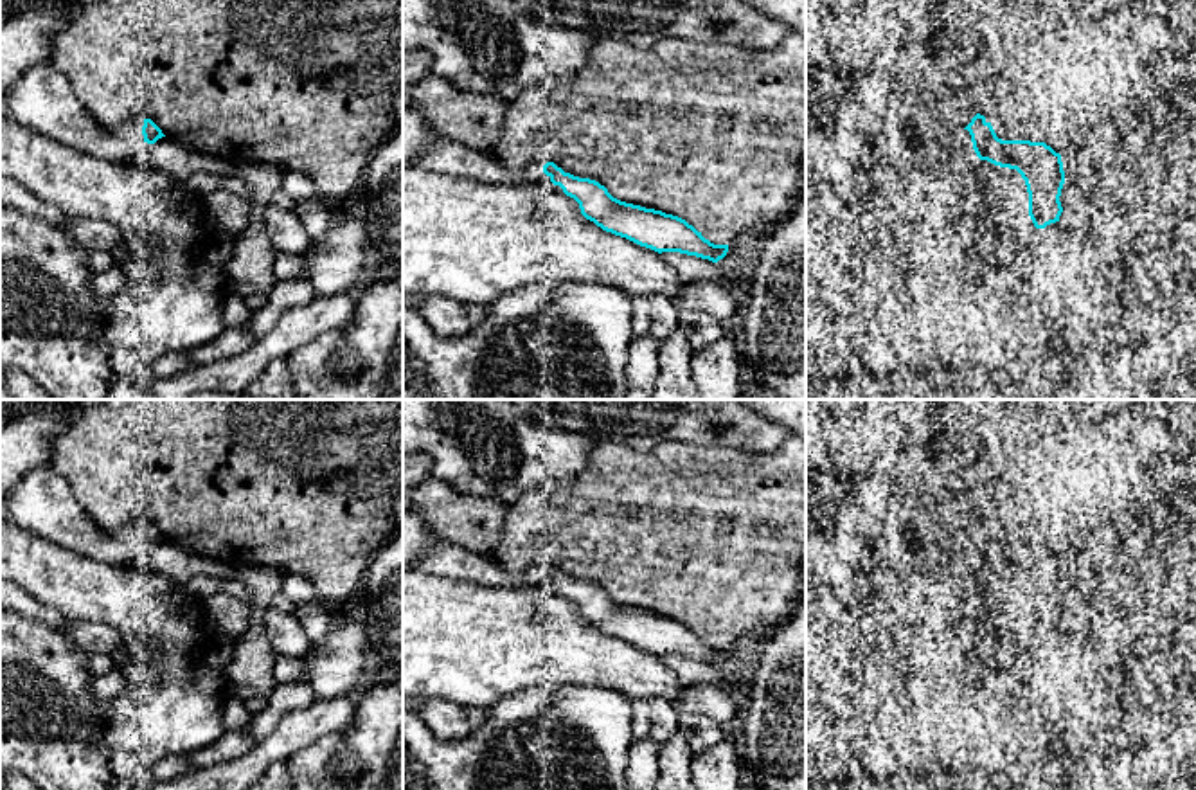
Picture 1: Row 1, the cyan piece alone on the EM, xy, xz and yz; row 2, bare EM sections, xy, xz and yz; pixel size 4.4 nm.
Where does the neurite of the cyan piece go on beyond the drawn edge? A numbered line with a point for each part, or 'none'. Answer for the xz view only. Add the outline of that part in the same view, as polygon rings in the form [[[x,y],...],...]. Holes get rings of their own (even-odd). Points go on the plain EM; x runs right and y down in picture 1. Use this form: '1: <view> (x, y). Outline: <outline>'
1: xz (445, 558). Outline: [[[437,538],[432,547],[417,556],[414,569],[437,578],[451,578],[484,587],[550,585],[543,576],[549,563],[536,563],[525,570],[505,570],[493,558],[471,552],[455,542]]]

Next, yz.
1: yz (973, 564). Outline: [[[962,533],[964,534],[964,549],[968,552],[968,563],[969,563],[969,570],[977,570],[980,569],[984,563],[980,563],[973,552],[973,545],[971,545],[971,538],[968,533]]]

